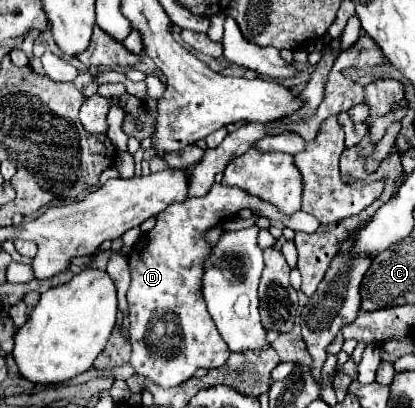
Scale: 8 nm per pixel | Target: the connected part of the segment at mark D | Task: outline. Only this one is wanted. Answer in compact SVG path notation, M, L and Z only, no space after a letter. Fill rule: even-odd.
M216 183L206 197L190 197L184 203L174 203L172 207L164 209L156 217L156 227L140 237L128 257L132 273L132 283L128 289L132 343L130 365L134 367L136 375L170 389L188 381L200 367L222 367L228 359L228 343L220 335L202 297L202 275L204 263L212 253L206 233L214 225L234 219L240 209L250 209L270 221L280 221L294 231L314 233L320 227L320 223L304 211L282 215L272 203L264 203L240 187L224 187L220 183Z

